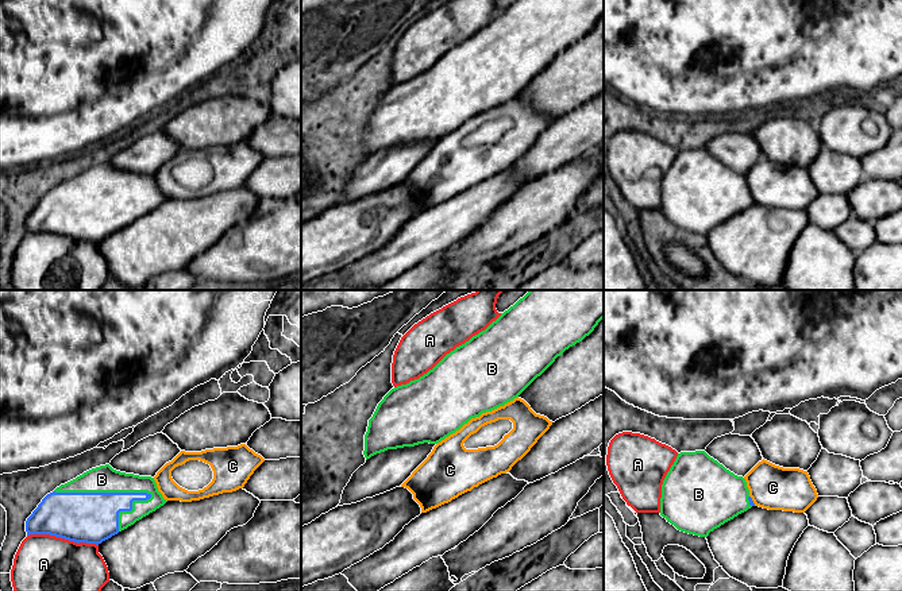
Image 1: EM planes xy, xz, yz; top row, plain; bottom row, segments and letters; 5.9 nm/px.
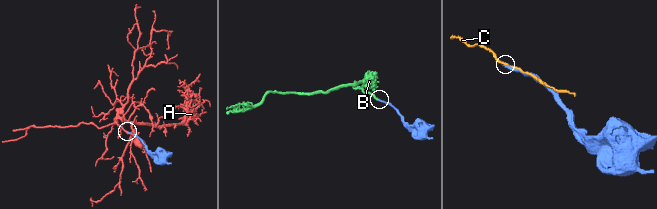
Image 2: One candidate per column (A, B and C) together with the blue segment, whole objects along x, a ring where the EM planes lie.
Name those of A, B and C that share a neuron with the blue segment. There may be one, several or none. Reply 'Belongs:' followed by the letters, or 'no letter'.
Belongs: B

